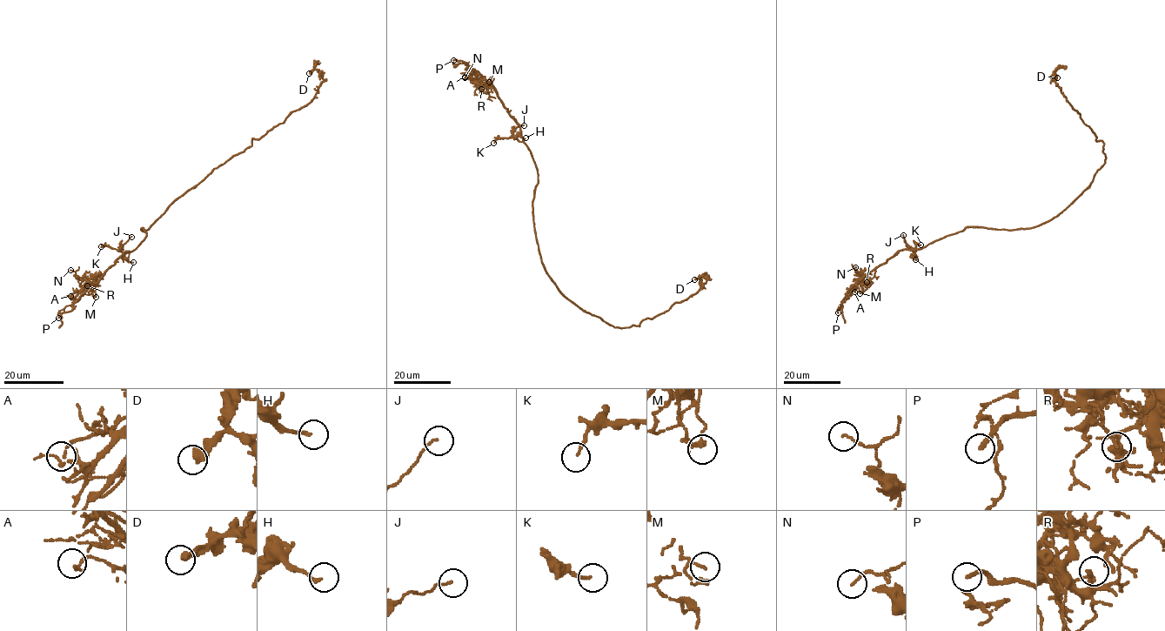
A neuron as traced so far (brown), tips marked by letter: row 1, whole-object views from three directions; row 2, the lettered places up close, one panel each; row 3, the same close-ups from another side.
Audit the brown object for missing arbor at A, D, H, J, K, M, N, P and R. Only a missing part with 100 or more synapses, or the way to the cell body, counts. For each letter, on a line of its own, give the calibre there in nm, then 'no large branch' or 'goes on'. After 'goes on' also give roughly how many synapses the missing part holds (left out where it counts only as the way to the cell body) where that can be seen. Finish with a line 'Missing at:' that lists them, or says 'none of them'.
A: 120 nm thick; no large branch
D: 320 nm thick; no large branch
H: 160 nm thick; no large branch
J: 100 nm thick; no large branch
K: 130 nm thick; no large branch
M: 90 nm thick; no large branch
N: 120 nm thick; no large branch
P: 220 nm thick; goes on
R: 170 nm thick; no large branch
Missing at: P

